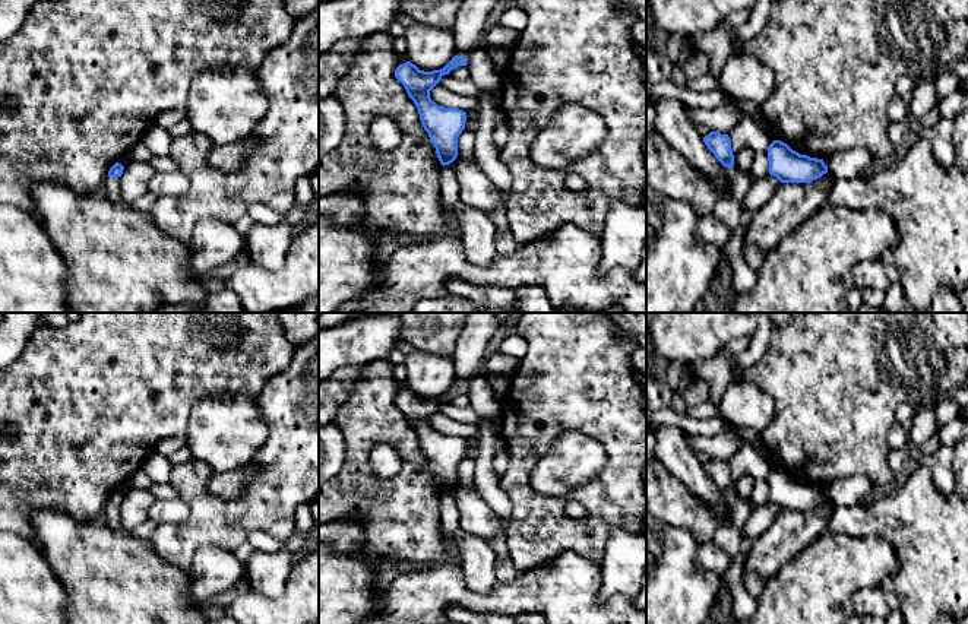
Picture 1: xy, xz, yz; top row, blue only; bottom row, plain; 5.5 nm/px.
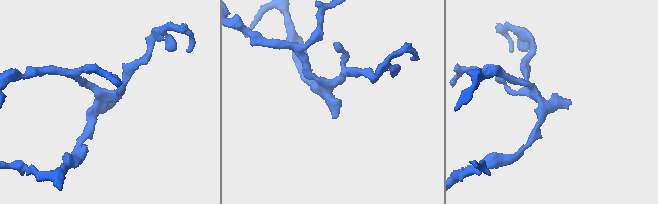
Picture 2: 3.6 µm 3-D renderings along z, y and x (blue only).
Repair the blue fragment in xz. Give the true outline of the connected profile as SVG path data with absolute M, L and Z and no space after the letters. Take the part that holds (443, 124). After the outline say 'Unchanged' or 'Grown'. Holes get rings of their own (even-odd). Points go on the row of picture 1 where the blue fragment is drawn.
M455 56L443 69L433 72L420 70L415 64L407 61L395 70L395 77L414 101L421 124L428 133L443 167L452 164L458 156L458 137L465 129L466 113L437 105L430 98L430 91L445 75L449 75L458 66L466 66L466 61L466 57Z. Unchanged

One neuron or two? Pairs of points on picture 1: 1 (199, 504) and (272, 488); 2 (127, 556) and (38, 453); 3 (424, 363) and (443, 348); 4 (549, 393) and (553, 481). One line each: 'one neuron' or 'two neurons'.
1: one neuron
2: two neurons
3: two neurons
4: two neurons

